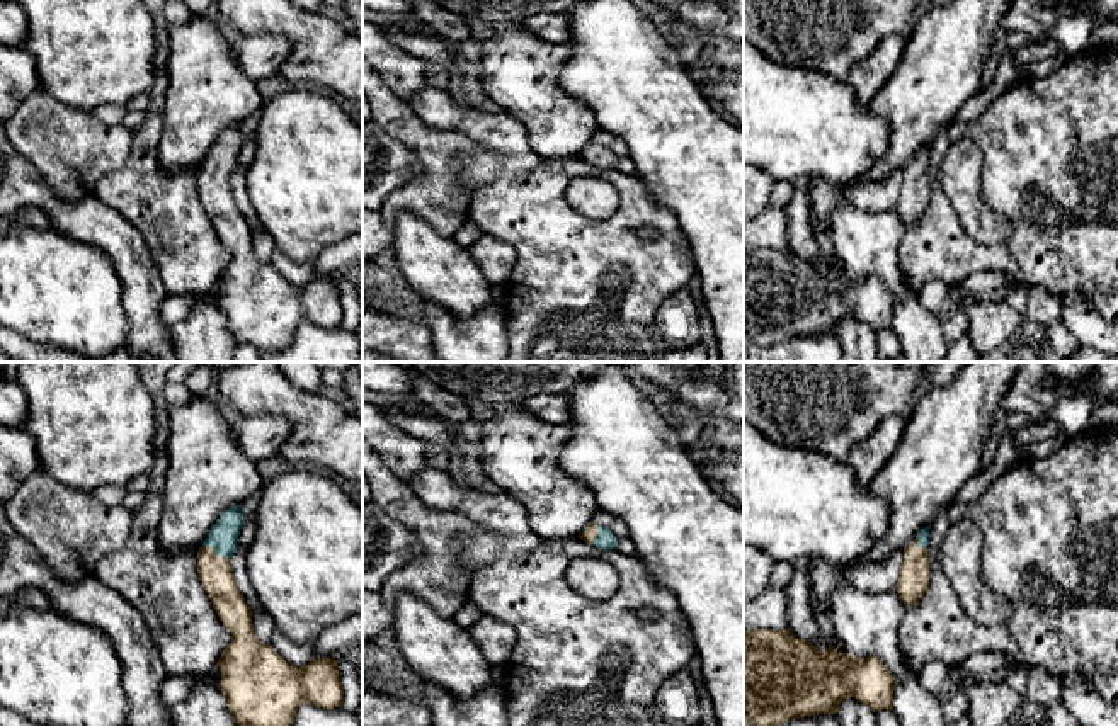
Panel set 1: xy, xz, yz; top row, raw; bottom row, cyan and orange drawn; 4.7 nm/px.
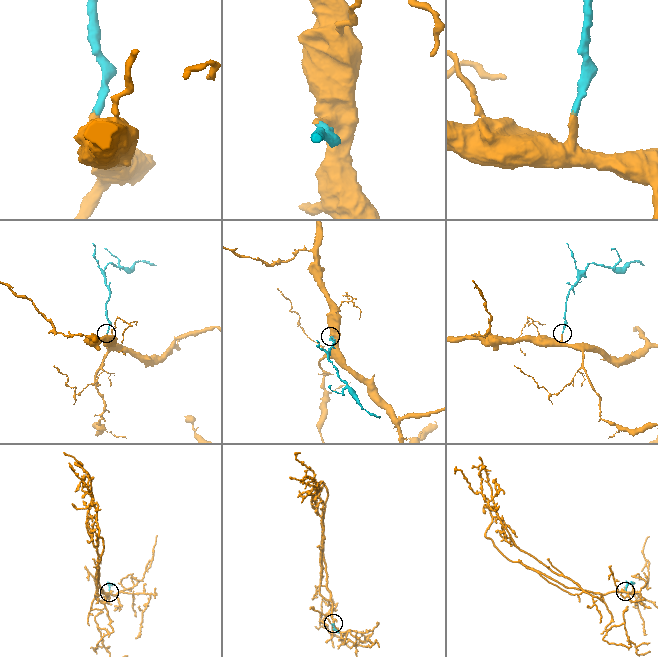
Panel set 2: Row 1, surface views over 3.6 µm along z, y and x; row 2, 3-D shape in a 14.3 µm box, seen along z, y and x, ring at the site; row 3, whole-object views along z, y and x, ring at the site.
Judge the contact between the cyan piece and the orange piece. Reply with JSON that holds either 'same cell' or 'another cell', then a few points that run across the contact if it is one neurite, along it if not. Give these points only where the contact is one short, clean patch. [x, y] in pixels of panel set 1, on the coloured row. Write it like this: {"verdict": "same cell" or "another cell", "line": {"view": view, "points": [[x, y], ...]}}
{"verdict": "same cell", "line": {"view": "xy", "points": [[223, 536], [215, 551], [215, 572]]}}

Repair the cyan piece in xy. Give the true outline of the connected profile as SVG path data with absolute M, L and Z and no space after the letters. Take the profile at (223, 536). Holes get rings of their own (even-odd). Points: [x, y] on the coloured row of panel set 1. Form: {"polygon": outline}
{"polygon": "M233 505L221 512L197 551L199 580L220 621L231 632L231 641L216 663L221 672L218 689L226 697L231 717L237 726L289 726L298 707L305 702L323 709L340 707L344 690L334 656L315 656L306 666L293 666L271 644L264 644L255 638L252 610L237 588L230 566L243 522L242 505Z"}

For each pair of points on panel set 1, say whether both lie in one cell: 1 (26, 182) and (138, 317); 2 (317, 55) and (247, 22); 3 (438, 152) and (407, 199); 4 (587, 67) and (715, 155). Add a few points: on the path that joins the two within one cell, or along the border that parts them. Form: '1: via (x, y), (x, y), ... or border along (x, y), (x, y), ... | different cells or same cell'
1: via (65, 218), (91, 221), (135, 266), (138, 277) | same cell
2: via (300, 38), (285, 22), (264, 22) | same cell
3: via (438, 164), (438, 169), (419, 187) | same cell
4: via (620, 70), (683, 133) | same cell

